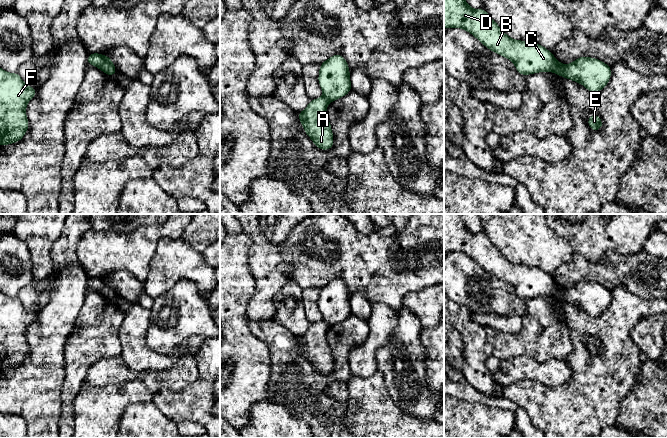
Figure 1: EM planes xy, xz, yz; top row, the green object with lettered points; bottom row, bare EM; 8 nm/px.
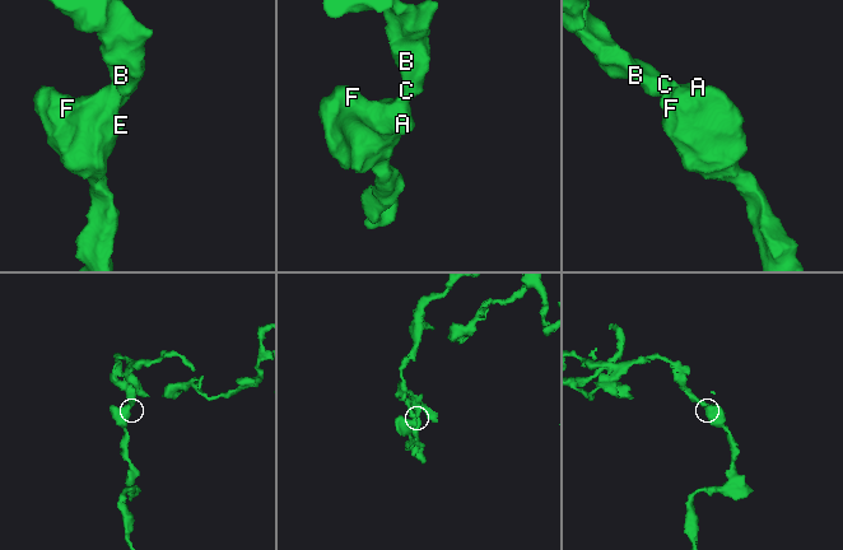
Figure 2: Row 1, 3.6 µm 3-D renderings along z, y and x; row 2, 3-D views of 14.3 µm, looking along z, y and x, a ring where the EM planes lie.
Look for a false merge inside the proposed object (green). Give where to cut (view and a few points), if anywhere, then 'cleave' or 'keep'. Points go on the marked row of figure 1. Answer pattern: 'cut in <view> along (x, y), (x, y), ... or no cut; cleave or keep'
cut in xy along (101, 55), (102, 69); cleave

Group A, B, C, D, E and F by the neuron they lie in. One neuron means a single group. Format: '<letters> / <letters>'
A E F / B C D

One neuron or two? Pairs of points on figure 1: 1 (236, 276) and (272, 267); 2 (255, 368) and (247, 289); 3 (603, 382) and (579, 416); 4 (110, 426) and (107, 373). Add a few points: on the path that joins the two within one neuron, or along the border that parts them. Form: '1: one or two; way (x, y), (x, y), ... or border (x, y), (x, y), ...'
1: two; border (250, 248), (248, 266), (254, 280), (253, 295)
2: one; way (238, 348), (238, 309)
3: one; way (595, 390), (591, 398), (581, 408)
4: two; border (131, 380), (103, 386), (84, 384)

